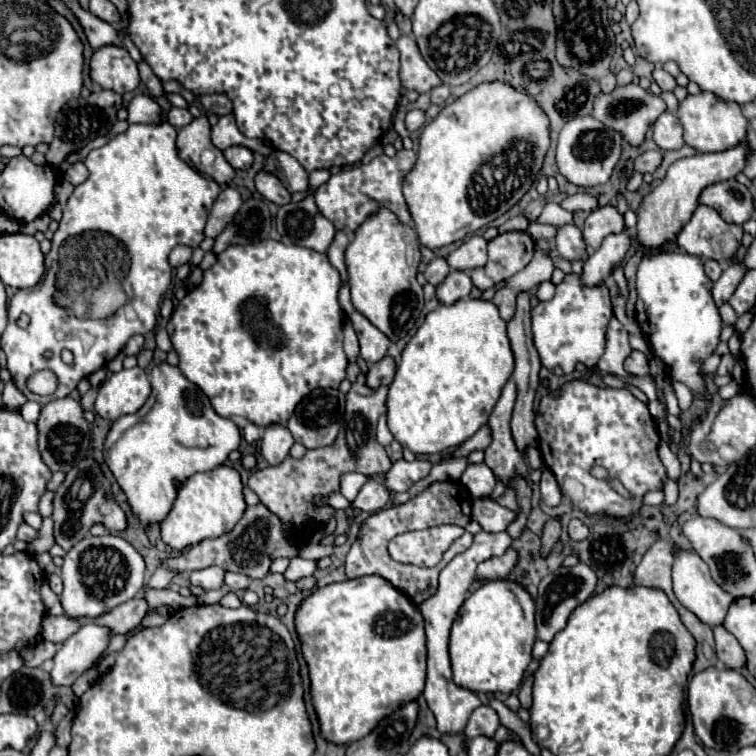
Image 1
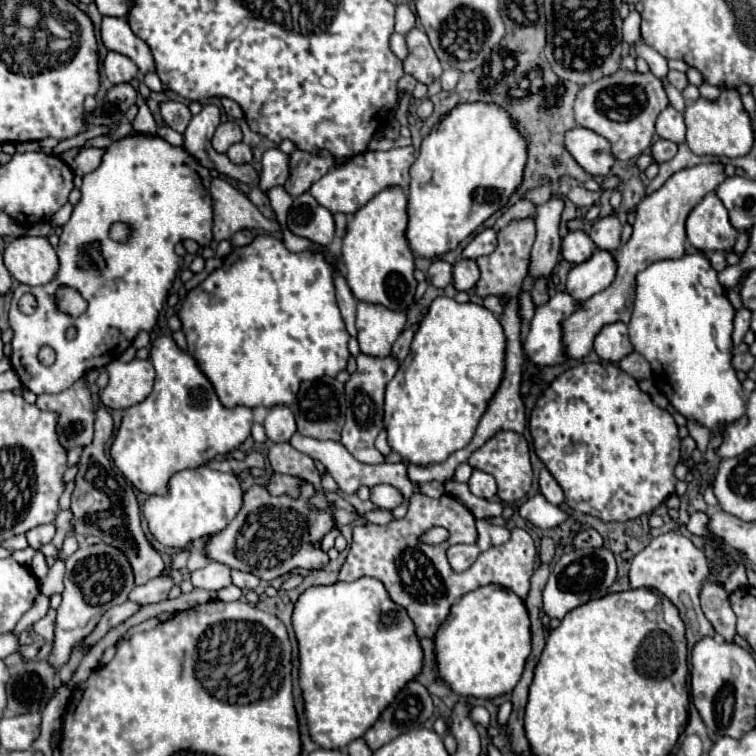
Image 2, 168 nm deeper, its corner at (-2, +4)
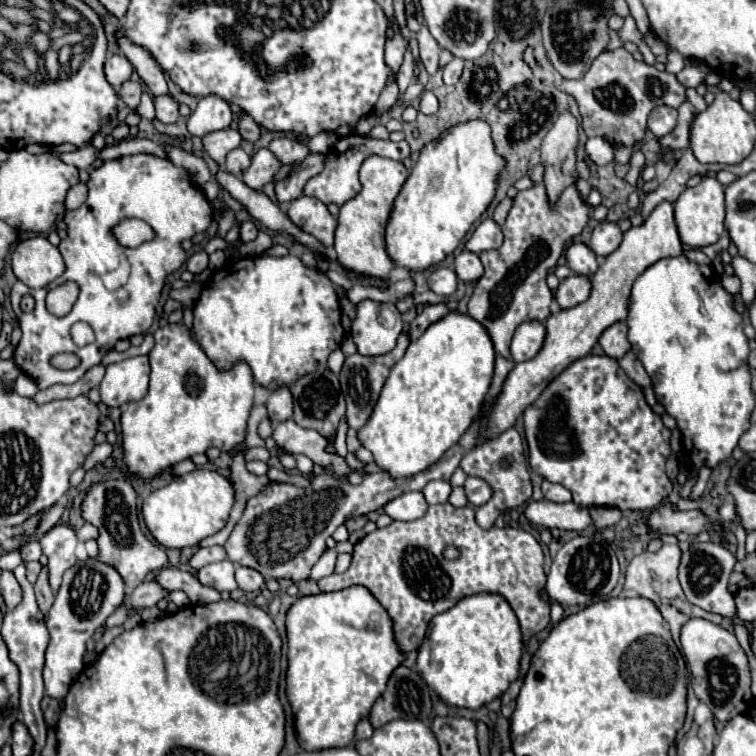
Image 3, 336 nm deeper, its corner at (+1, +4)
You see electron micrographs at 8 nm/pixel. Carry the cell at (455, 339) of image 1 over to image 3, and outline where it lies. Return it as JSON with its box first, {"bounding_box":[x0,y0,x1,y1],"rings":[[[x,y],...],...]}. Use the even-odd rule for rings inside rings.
{"bounding_box":[360,312,494,476],"rings":[[[448,312],[408,346],[402,360],[390,368],[390,376],[380,392],[368,424],[360,430],[360,442],[374,454],[374,462],[390,476],[412,476],[432,466],[440,456],[460,440],[476,420],[494,374],[494,344],[488,330],[468,314]]]}

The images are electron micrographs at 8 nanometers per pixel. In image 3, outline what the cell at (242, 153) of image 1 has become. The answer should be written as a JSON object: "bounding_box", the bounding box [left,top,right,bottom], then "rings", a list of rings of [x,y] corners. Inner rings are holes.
{"bounding_box":[226,148,250,176],"rings":[[[236,148],[226,156],[226,170],[234,176],[240,176],[248,168],[248,164],[250,164],[250,156],[242,148]]]}

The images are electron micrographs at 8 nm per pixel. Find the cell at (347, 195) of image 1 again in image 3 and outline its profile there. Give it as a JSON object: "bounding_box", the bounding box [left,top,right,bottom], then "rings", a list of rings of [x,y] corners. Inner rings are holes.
{"bounding_box":[304,136,410,204],"rings":[[[346,136],[346,138],[340,138],[326,154],[326,166],[324,170],[310,178],[304,186],[304,194],[306,196],[314,196],[318,200],[322,200],[324,204],[346,204],[348,200],[352,200],[356,194],[360,194],[362,190],[362,184],[358,180],[358,170],[362,166],[362,162],[368,158],[368,156],[386,156],[386,158],[394,158],[398,162],[402,162],[404,158],[410,156],[410,148],[408,148],[408,142],[402,140],[402,142],[390,142],[390,140],[374,140],[370,136]]]}

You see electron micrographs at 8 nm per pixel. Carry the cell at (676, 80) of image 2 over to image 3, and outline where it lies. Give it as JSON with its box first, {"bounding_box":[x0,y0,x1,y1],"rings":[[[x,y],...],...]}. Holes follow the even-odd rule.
{"bounding_box":[676,64,710,88],"rings":[[[700,64],[700,66],[684,66],[684,70],[678,72],[676,78],[678,78],[678,82],[682,86],[696,88],[700,82],[704,82],[704,74],[706,72],[710,72],[710,68],[704,66],[704,64]]]}

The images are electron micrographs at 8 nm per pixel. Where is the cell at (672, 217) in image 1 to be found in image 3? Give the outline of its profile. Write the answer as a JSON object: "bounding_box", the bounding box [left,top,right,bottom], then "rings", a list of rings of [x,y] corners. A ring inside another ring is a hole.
{"bounding_box":[480,200,682,438],"rings":[[[664,200],[650,212],[650,216],[640,226],[632,226],[624,234],[622,244],[610,256],[606,256],[606,262],[592,276],[590,298],[574,308],[558,310],[548,316],[544,348],[532,360],[520,362],[512,368],[512,372],[508,374],[508,378],[504,382],[502,394],[494,400],[492,410],[480,422],[482,436],[492,438],[492,436],[504,432],[504,428],[512,428],[516,418],[540,396],[540,392],[564,368],[568,368],[568,364],[590,354],[590,350],[598,342],[600,334],[608,326],[628,318],[628,302],[630,302],[630,290],[632,290],[634,280],[648,266],[658,262],[660,258],[670,258],[670,256],[680,256],[680,254],[682,254],[682,242],[680,242],[676,222],[674,222],[674,204]]]}

